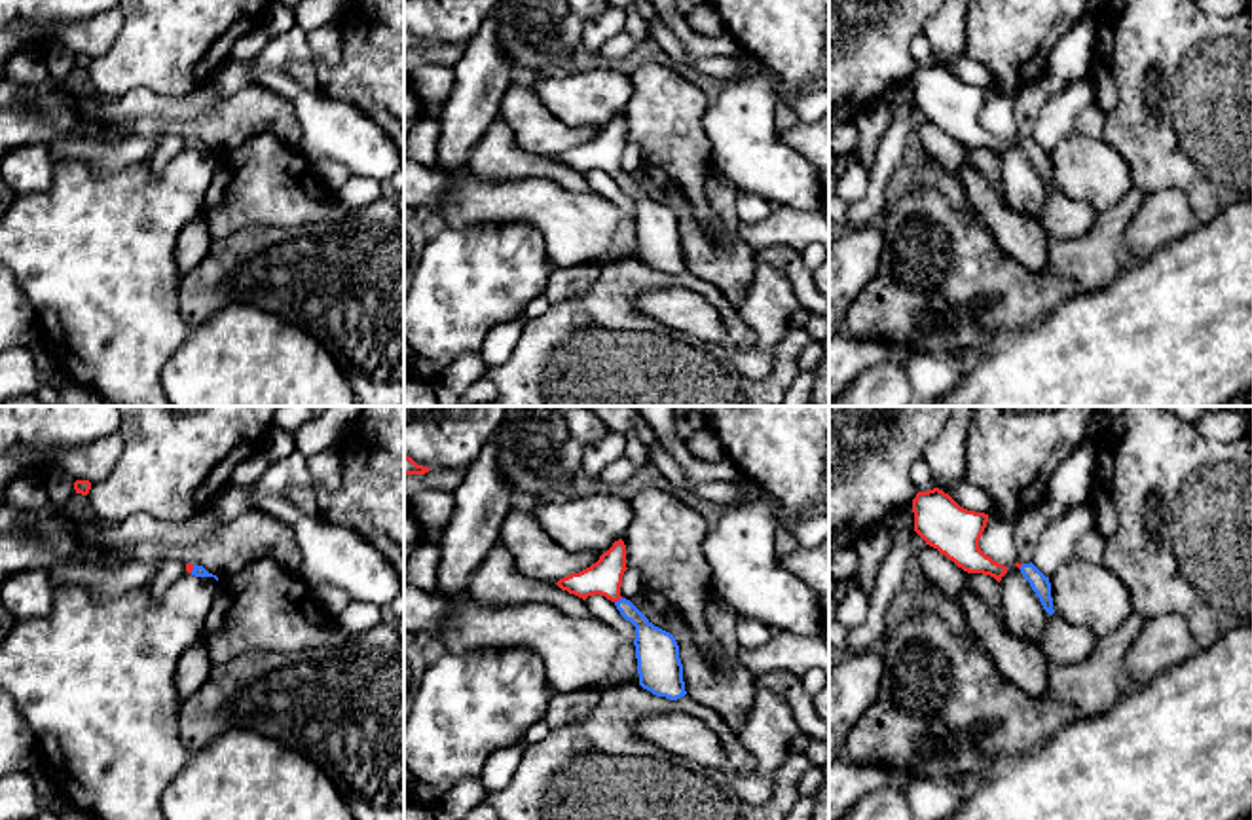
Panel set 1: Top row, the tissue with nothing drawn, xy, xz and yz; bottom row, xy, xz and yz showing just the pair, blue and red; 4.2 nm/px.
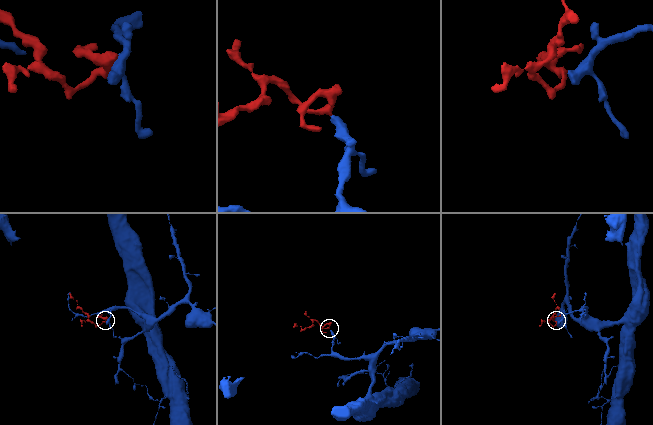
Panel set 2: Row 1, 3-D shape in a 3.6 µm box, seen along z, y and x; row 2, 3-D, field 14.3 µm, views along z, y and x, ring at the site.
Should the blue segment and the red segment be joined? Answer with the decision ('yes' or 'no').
yes

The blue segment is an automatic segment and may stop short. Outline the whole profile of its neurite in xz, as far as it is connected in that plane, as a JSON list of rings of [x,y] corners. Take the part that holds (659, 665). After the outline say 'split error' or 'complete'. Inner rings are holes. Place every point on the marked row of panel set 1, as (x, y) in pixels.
[[[618,539],[596,564],[556,585],[582,600],[596,594],[611,600],[620,615],[635,626],[639,685],[656,697],[677,700],[687,695],[679,645],[670,632],[654,626],[630,600],[620,596],[626,569],[626,545]]]; split error

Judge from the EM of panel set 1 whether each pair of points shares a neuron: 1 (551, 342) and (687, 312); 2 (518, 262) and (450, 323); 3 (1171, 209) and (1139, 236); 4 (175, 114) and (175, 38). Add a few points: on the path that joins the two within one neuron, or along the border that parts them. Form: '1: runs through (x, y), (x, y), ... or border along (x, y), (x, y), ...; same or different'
1: border along (695, 293), (685, 289), (651, 289), (634, 304); different
2: runs through (501, 272), (467, 306); same
3: runs through (1163, 217), (1146, 232); same
4: border along (207, 78), (179, 95), (131, 90); different

